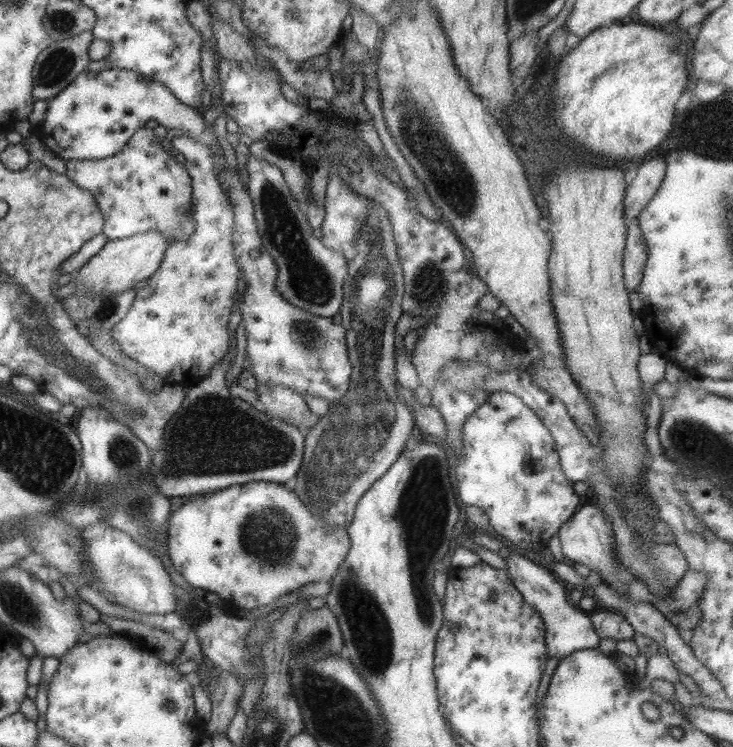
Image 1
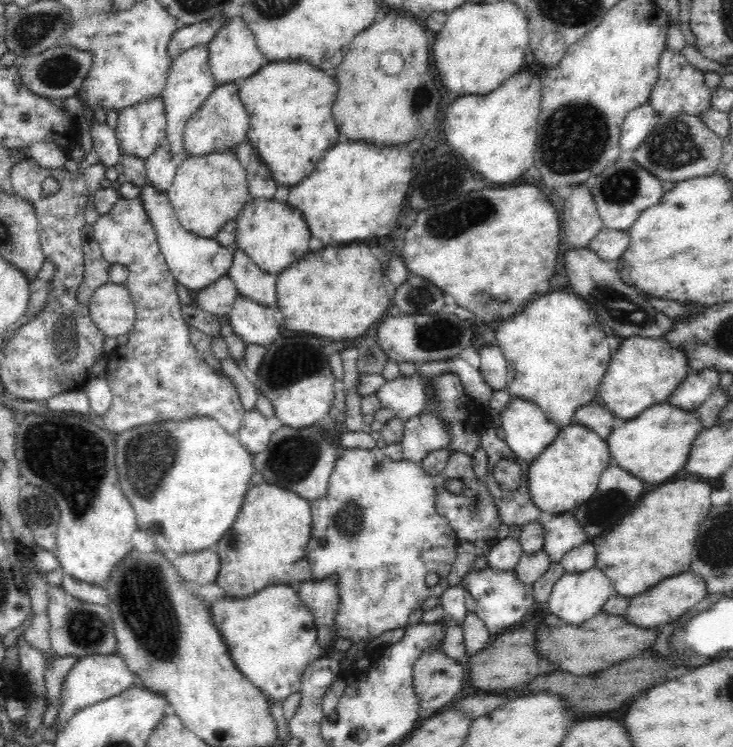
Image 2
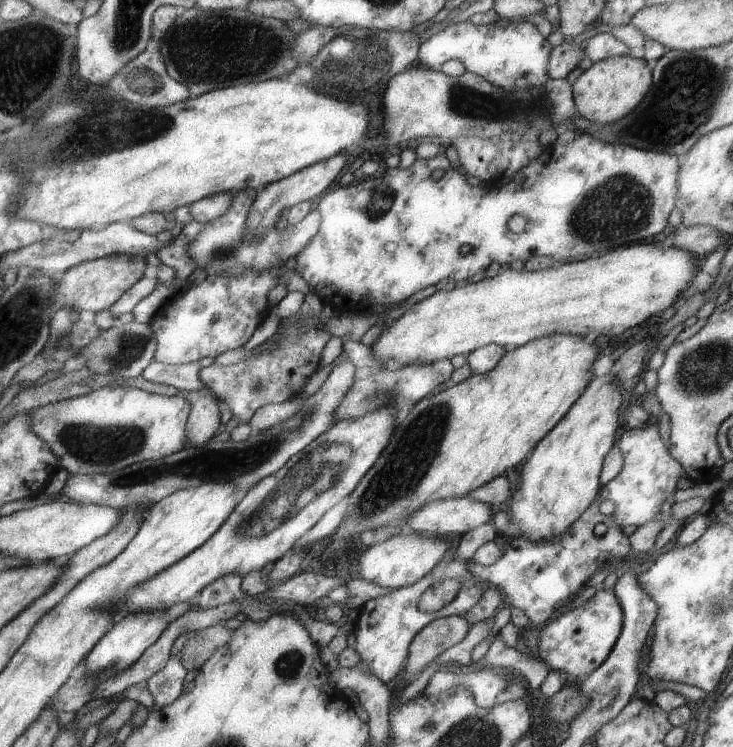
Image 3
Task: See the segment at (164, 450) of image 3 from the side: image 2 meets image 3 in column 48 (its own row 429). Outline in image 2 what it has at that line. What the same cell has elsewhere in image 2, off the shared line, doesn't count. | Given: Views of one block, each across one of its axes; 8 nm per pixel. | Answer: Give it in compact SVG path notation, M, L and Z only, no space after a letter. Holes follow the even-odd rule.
M422 411L404 421L401 445L405 460L421 463L430 453L449 446L446 421L436 416L435 411Z

